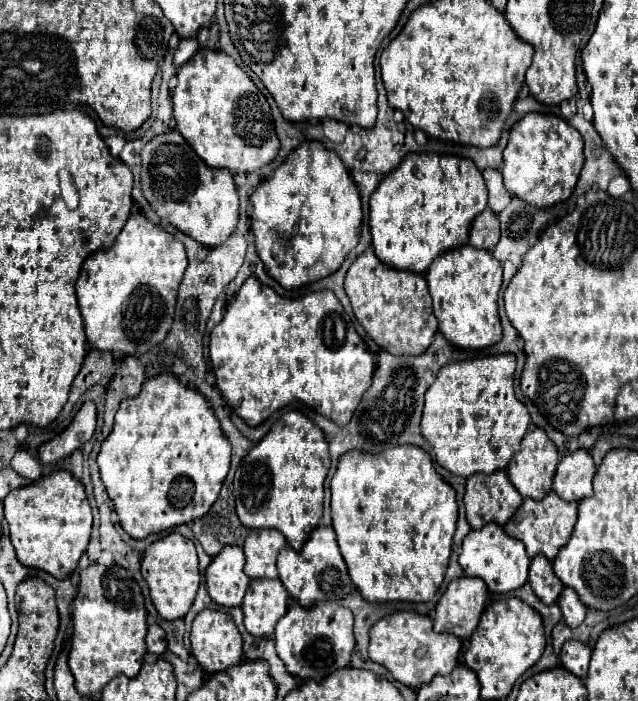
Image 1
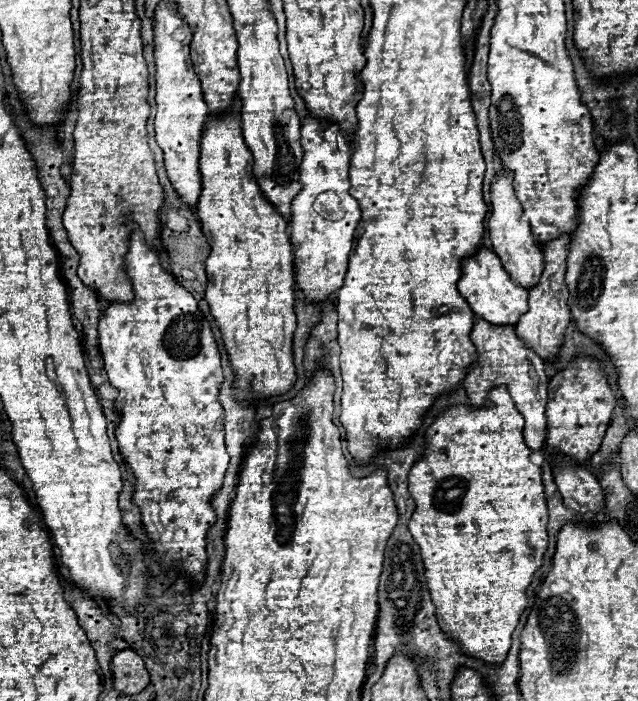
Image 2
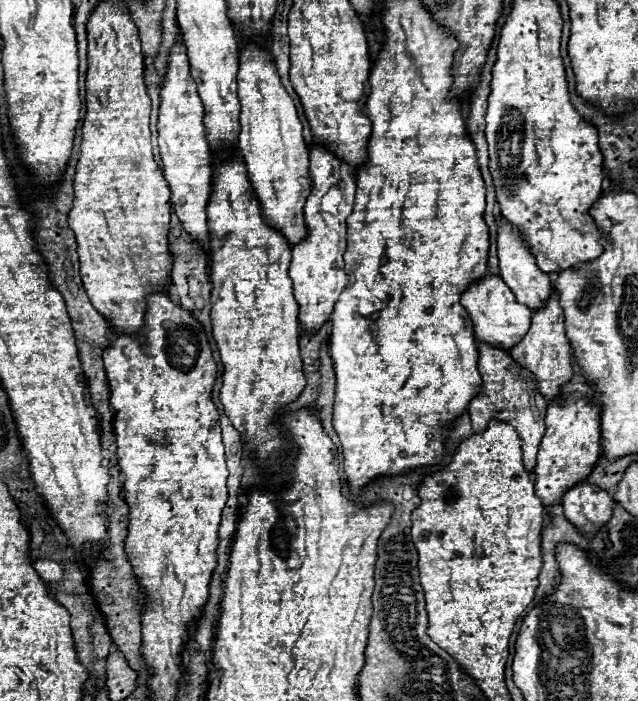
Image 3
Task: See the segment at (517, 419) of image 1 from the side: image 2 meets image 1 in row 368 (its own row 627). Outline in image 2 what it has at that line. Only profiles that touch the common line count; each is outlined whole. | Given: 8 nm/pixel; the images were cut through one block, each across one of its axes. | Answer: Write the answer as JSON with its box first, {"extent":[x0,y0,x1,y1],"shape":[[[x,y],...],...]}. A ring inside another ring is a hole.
{"extent":[408,386,548,666],"shape":[[[498,386],[498,388],[488,392],[488,402],[484,402],[484,406],[478,408],[478,410],[470,408],[470,406],[454,406],[454,408],[448,408],[446,412],[442,412],[426,432],[426,454],[424,454],[424,458],[418,460],[412,466],[410,474],[408,474],[408,490],[410,490],[412,498],[416,500],[416,510],[410,518],[408,528],[410,528],[416,544],[422,550],[422,562],[424,562],[424,568],[426,568],[426,582],[428,582],[430,598],[436,606],[438,624],[440,624],[440,628],[444,630],[444,634],[448,638],[452,638],[456,644],[462,646],[460,650],[464,654],[480,658],[484,662],[490,662],[490,666],[500,666],[506,660],[510,640],[512,640],[512,632],[518,624],[518,618],[522,616],[522,612],[528,606],[526,588],[530,586],[534,572],[542,566],[542,558],[544,558],[544,552],[546,552],[546,546],[548,546],[548,534],[546,534],[548,508],[546,508],[546,496],[544,496],[544,486],[542,486],[542,470],[540,470],[540,466],[530,462],[530,450],[524,444],[522,428],[524,428],[522,414],[514,408],[514,402],[512,402],[508,390],[504,386]]]}

